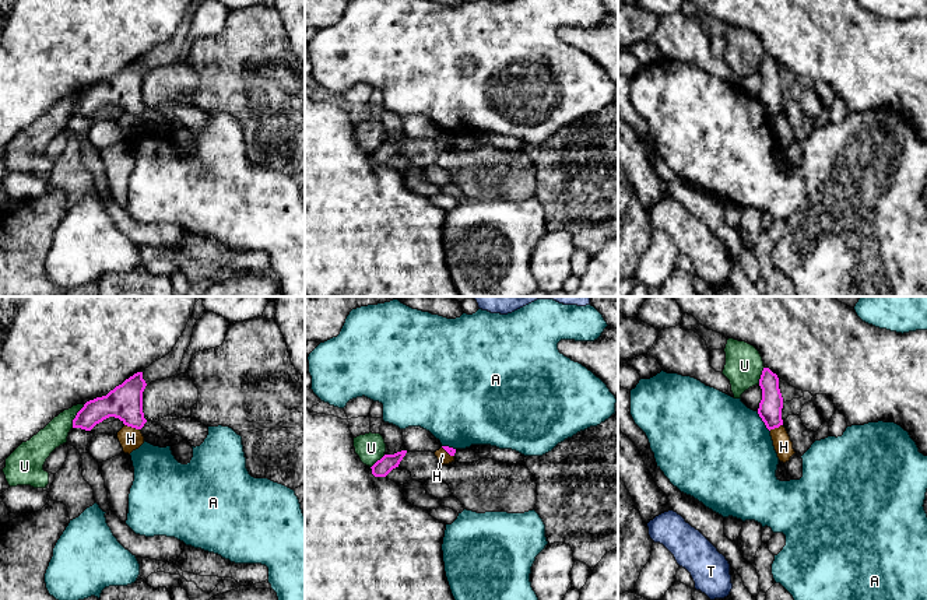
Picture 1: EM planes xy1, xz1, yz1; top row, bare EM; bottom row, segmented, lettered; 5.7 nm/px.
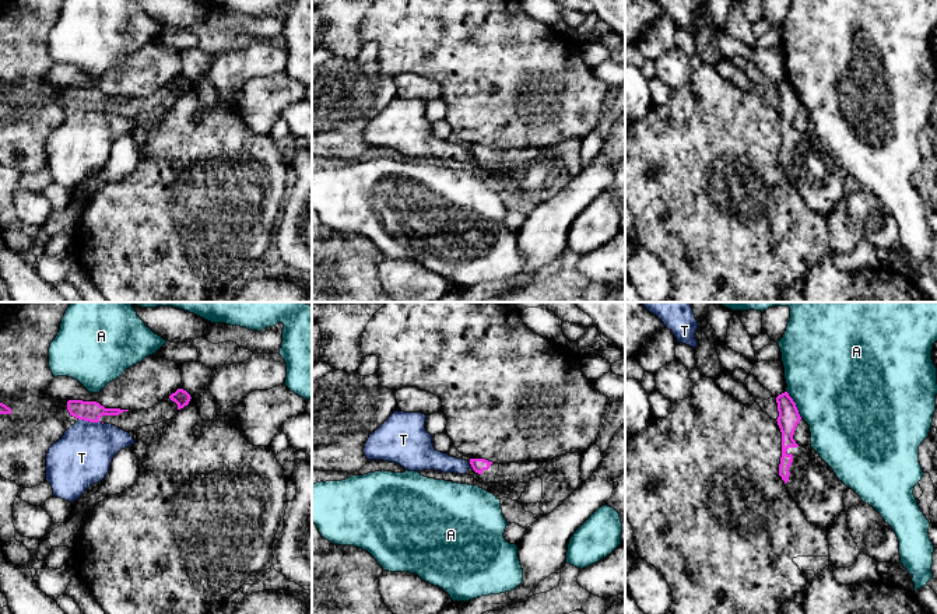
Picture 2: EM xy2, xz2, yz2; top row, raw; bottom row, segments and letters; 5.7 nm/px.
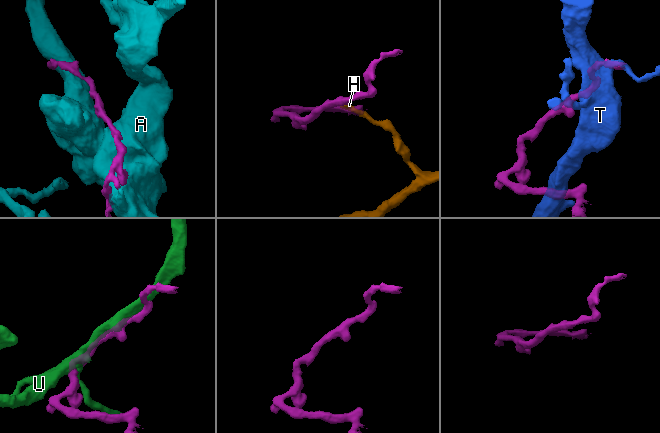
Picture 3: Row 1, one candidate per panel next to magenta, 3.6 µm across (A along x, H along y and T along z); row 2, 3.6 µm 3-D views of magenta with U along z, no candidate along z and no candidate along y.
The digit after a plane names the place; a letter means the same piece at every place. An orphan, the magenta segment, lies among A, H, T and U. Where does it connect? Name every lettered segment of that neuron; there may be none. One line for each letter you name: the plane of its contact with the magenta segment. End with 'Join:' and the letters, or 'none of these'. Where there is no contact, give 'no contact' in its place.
Join: none of these

